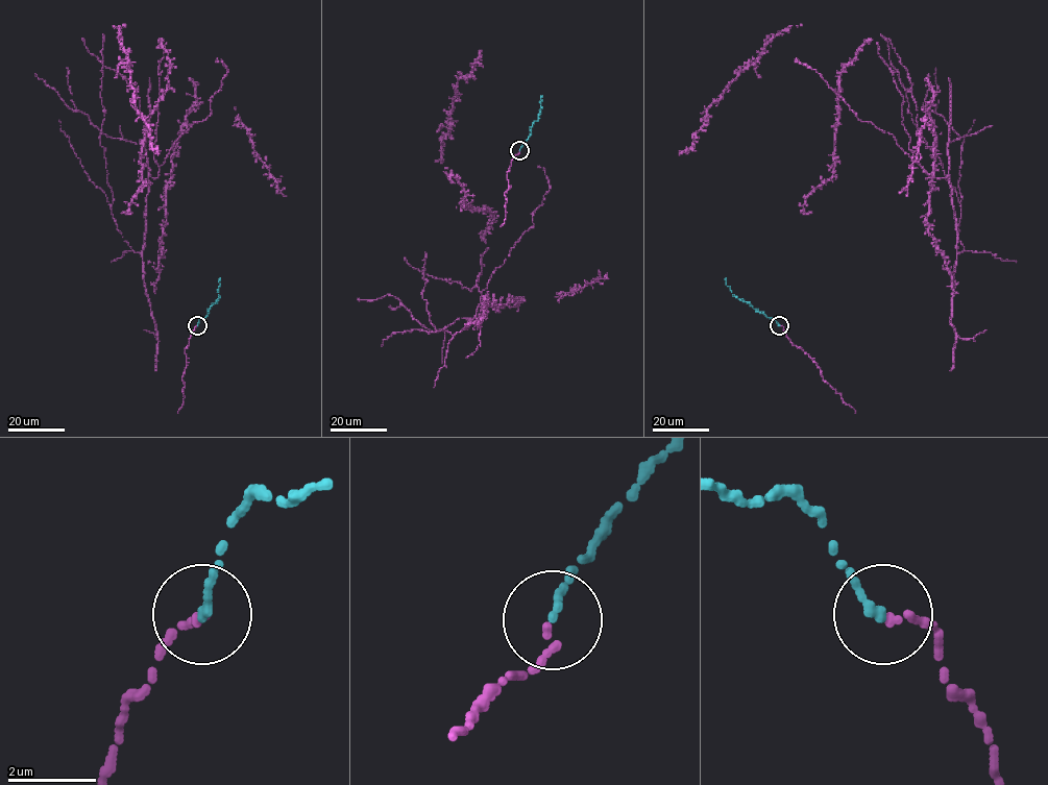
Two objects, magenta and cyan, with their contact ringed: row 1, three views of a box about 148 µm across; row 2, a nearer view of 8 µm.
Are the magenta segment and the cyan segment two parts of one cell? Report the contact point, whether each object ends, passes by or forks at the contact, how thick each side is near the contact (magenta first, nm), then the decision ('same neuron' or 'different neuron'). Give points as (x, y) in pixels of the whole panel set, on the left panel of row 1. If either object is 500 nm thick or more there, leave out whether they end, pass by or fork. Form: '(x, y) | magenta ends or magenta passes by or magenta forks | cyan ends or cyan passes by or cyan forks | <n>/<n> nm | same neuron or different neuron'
(197, 325) | magenta ends | cyan ends | 140/200 nm | same neuron

